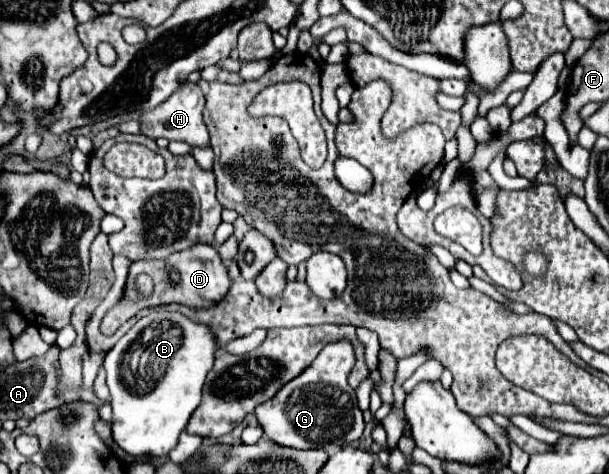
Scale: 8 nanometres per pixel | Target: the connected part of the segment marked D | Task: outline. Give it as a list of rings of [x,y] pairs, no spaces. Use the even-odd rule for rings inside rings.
[[[196,243],[184,251],[168,255],[166,259],[148,259],[148,271],[156,285],[156,305],[182,303],[190,307],[212,307],[230,289],[228,269],[224,267],[218,251],[212,245]]]

